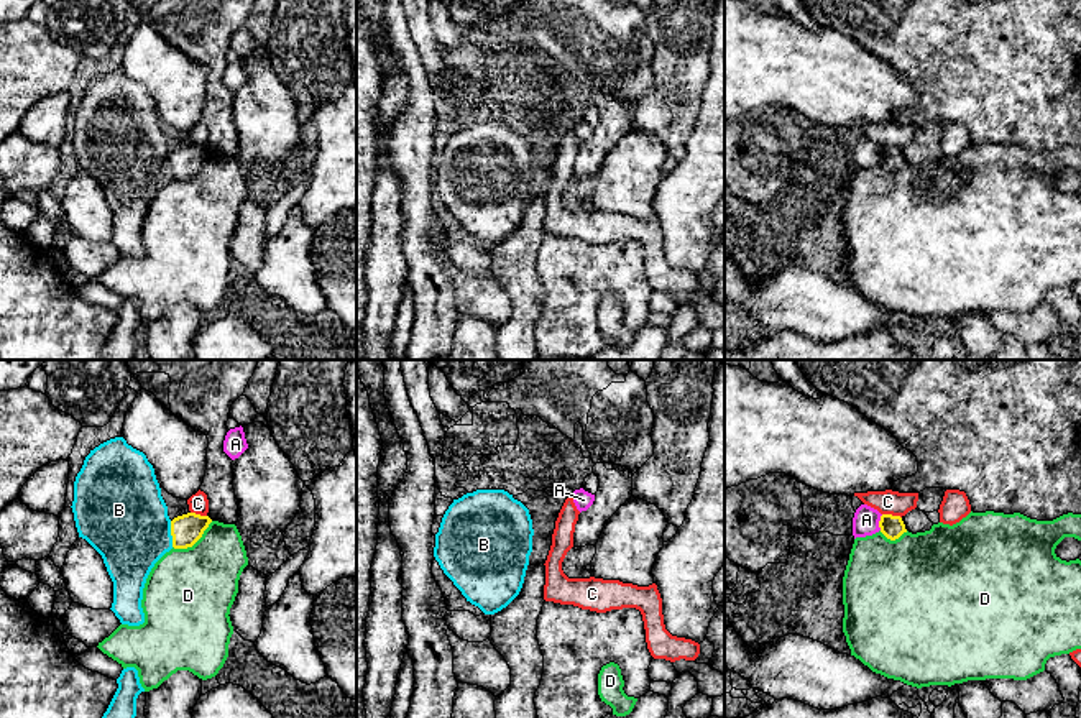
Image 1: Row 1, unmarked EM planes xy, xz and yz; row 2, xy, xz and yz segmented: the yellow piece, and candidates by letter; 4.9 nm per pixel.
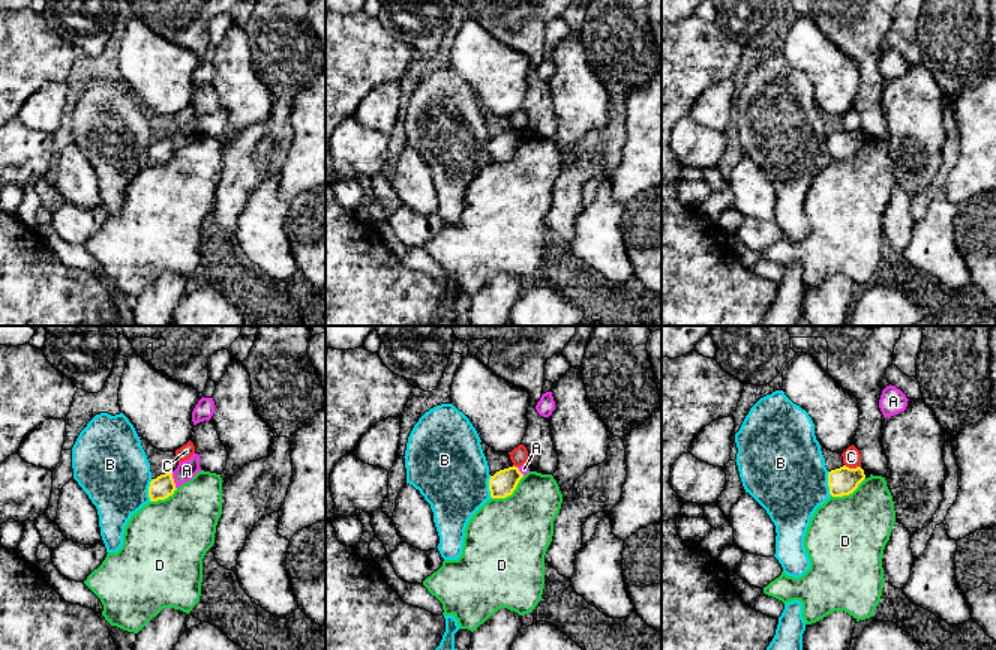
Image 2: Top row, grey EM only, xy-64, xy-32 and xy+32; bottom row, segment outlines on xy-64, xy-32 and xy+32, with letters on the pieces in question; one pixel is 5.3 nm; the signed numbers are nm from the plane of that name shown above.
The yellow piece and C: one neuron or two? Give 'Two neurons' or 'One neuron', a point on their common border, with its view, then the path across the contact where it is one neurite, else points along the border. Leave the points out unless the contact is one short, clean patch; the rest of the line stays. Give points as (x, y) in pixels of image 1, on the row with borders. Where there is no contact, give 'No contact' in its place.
Two neurons. Touches yellow at yz (891, 515). Boundary: yz (883, 513), (901, 518)

